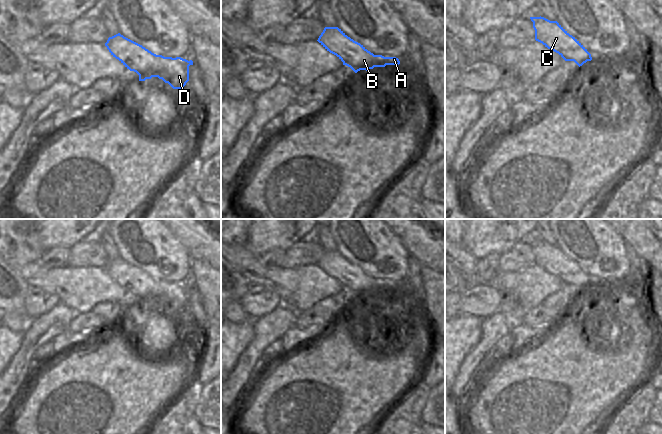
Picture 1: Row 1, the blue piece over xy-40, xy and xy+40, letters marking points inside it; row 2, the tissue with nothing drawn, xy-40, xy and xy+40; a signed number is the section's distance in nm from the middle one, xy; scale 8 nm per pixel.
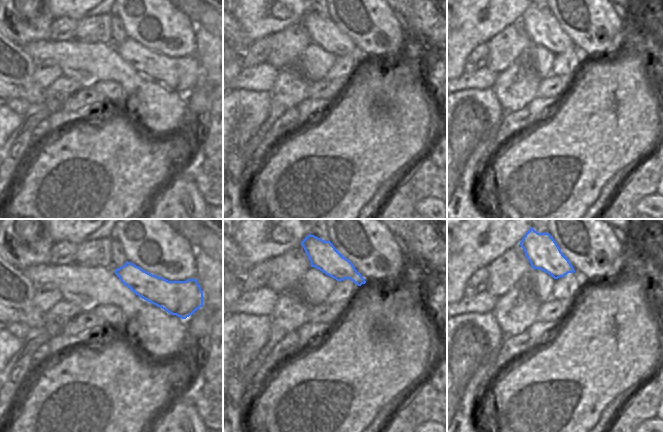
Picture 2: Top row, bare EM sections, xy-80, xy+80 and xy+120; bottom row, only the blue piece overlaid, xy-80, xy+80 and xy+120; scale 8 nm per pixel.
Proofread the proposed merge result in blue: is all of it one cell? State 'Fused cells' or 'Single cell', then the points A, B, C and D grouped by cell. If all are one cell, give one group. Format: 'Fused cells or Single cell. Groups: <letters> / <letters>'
Single cell. Groups: A B C D

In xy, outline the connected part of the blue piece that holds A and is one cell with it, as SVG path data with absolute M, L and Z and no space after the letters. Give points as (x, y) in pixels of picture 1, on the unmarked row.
M325 251L317 264L327 275L336 279L343 289L350 291L355 297L360 294L399 289L396 281L374 279L363 269L348 261L338 251Z

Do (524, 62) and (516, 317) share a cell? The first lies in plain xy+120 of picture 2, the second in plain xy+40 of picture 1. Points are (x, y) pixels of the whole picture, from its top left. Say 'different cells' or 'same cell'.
same cell

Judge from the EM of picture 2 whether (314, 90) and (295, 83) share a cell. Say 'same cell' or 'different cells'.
different cells

